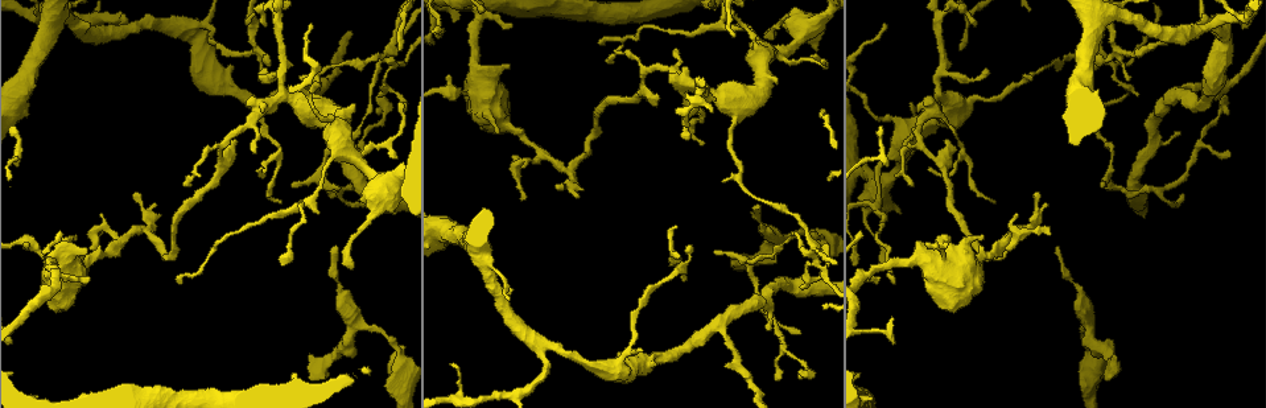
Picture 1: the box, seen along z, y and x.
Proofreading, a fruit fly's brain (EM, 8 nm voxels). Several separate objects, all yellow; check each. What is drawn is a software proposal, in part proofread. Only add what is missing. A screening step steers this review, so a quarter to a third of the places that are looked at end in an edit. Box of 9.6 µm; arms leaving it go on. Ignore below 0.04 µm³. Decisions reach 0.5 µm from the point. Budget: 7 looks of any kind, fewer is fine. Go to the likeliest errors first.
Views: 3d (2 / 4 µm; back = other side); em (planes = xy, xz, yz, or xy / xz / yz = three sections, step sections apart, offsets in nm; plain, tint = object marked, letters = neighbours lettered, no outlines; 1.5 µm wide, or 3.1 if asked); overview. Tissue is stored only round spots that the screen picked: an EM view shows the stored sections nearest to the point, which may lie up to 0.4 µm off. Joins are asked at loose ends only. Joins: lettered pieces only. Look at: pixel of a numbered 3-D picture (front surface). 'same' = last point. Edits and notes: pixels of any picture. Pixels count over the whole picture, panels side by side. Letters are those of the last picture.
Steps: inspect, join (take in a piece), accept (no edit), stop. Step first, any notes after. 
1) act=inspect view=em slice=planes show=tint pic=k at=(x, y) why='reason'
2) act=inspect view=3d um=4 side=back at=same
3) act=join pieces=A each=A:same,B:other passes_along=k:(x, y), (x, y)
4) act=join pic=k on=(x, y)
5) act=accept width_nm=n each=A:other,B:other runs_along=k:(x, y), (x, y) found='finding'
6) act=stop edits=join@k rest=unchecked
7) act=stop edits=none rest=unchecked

act=inspect view=em slice=planes show=letters pic=1 at=(819, 58) why='free end'

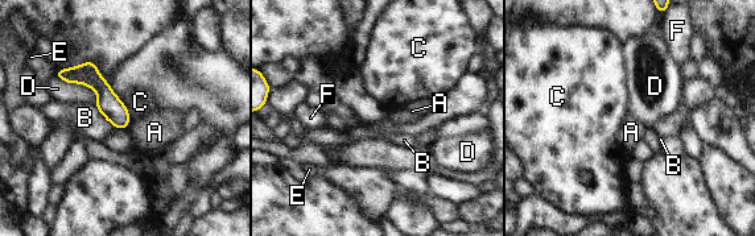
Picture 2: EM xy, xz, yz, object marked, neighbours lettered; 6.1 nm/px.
act=accept each=A:other,B:other,C:other,D:other,E:other,F:other runs_along=2:(60, 73), (86, 74), (123, 125) found='none of them fits'

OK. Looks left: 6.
act=inspect view=em slice=planes show=tint pic=1 at=(801, 373) why='tapers out'

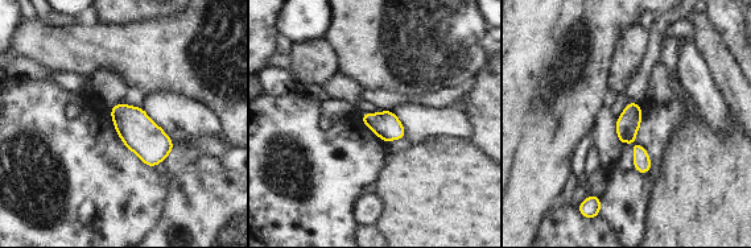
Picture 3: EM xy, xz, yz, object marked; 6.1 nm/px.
act=inspect view=em slice=planes show=letters at=same why='see the neighbours'

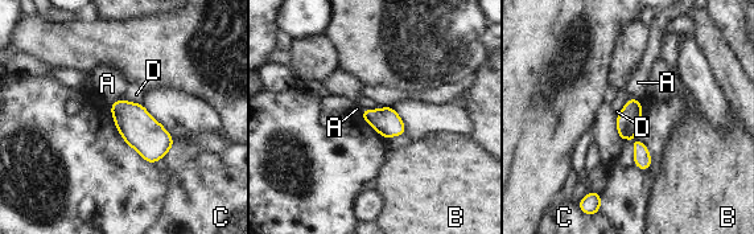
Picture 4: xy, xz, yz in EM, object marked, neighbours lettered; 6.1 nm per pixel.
act=accept each=A:other,B:other,C:other,D:other runs_along=4:(631, 102), (631, 138), (645, 165) found='no lettered piece goes on from it'

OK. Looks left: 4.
act=inspect view=em slice=planes show=letters pic=1 at=(252, 150) why='tapers out'

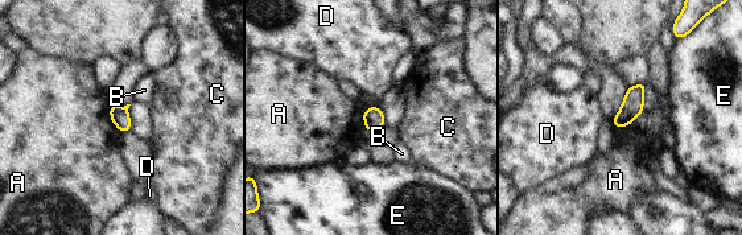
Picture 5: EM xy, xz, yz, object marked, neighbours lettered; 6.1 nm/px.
act=accept longest_contact=A:180nm each=A:other,B:other,C:other,D:other,E:other border=5:(108, 106), (111, 122), (120, 132) found='no lettered piece goes on from it'

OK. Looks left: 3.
act=stop edits=none rest=unchecked

